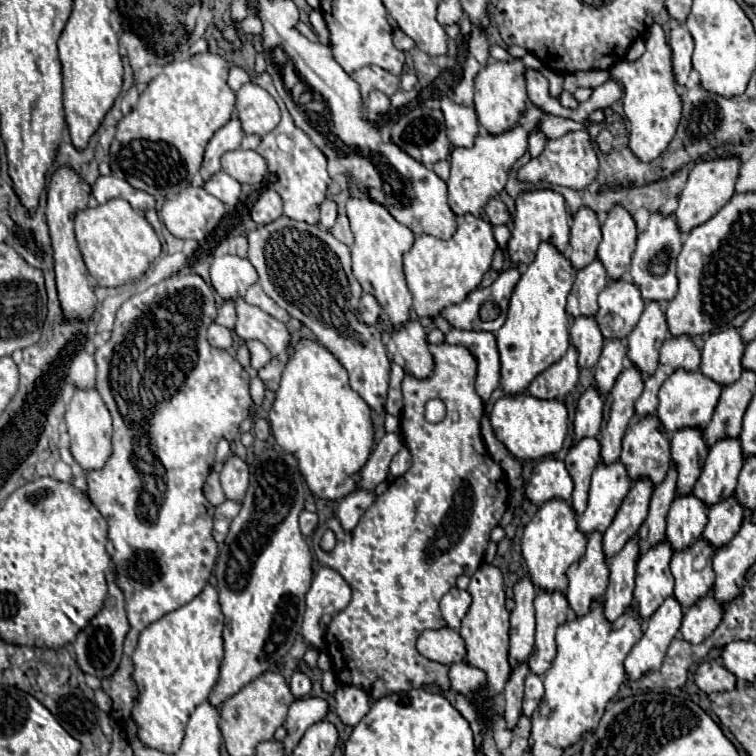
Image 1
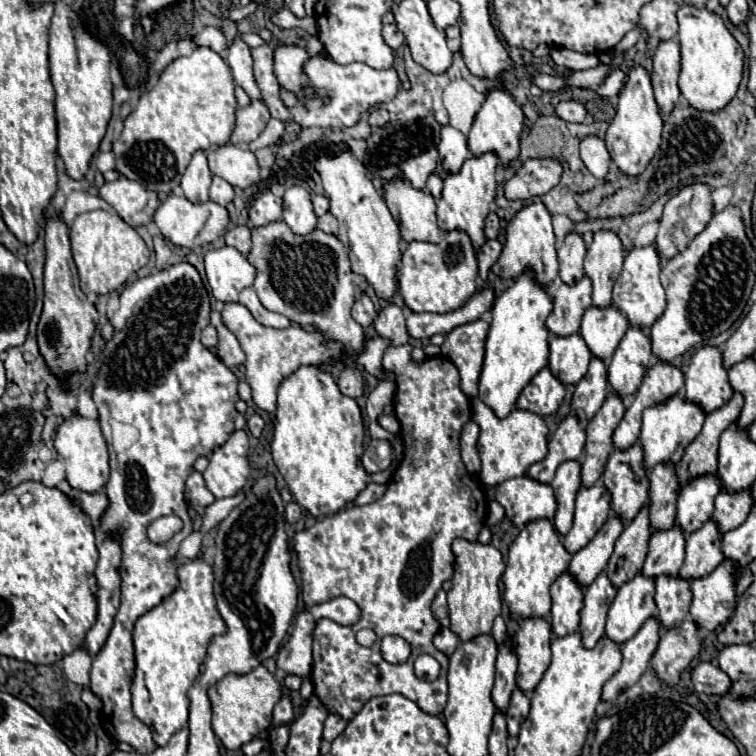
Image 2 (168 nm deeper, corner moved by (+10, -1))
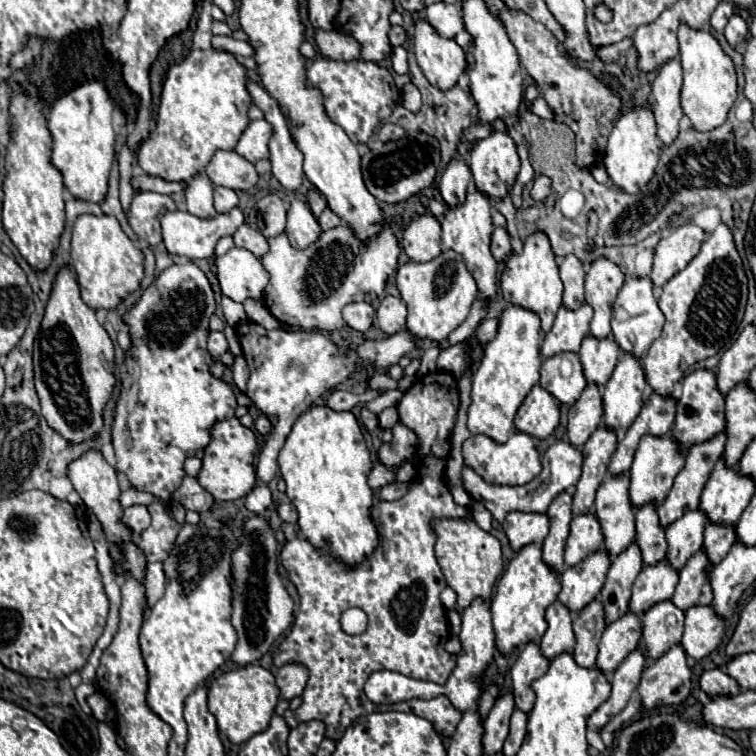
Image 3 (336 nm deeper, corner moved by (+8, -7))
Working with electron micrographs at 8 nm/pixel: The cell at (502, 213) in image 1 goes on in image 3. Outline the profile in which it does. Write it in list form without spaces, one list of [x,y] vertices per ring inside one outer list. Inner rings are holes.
[[[497,227],[493,231],[493,237],[491,237],[491,253],[497,261],[503,261],[505,257],[509,257],[513,251],[511,251],[511,243],[509,243],[509,235],[503,227]]]

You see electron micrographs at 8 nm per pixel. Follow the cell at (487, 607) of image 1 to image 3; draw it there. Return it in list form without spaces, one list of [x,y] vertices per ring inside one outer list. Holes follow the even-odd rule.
[[[471,517],[463,519],[435,519],[433,531],[437,535],[435,541],[435,557],[447,585],[457,593],[457,609],[465,609],[475,597],[485,597],[489,601],[495,581],[503,571],[501,559],[501,545],[497,537],[479,529],[479,525]]]

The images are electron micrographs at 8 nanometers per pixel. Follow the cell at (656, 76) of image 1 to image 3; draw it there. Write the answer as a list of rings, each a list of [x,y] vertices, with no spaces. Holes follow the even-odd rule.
[[[639,107],[627,115],[621,115],[615,121],[615,127],[609,135],[609,143],[607,143],[607,151],[603,157],[603,165],[609,173],[609,179],[613,181],[613,185],[621,187],[625,193],[639,193],[641,187],[647,185],[647,181],[651,181],[659,155],[661,155],[661,143],[655,137],[655,119],[653,119],[653,111],[649,107]]]

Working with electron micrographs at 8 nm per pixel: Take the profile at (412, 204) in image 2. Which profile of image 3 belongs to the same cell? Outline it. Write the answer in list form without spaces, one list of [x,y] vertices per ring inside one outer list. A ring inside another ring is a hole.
[[[421,215],[403,231],[403,251],[415,263],[427,263],[441,253],[441,225],[433,215]]]

